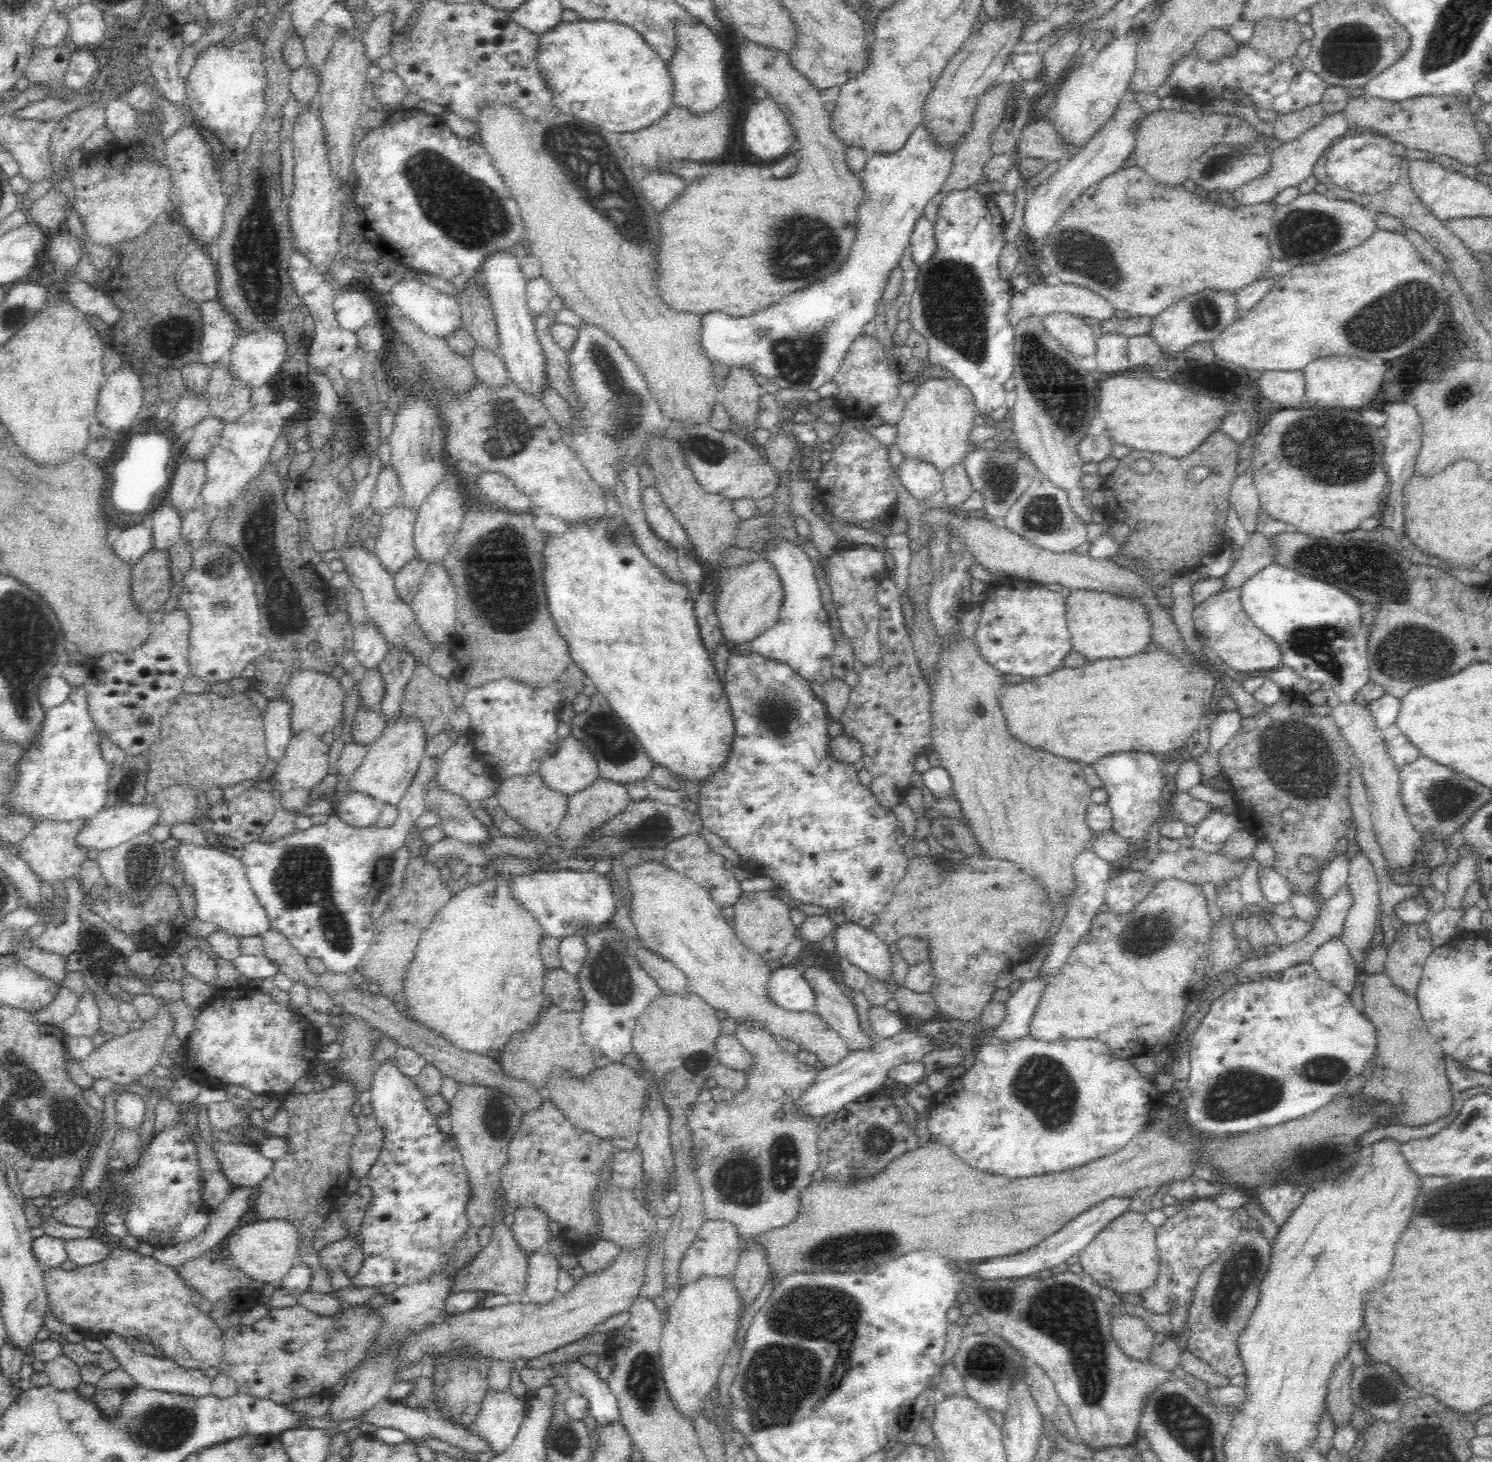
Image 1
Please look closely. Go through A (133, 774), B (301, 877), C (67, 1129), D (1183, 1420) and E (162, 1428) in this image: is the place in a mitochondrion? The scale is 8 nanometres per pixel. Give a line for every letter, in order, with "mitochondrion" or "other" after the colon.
A: other
B: mitochondrion
C: mitochondrion
D: mitochondrion
E: mitochondrion

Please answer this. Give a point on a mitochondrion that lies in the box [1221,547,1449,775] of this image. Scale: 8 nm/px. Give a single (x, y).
(1324, 646)

